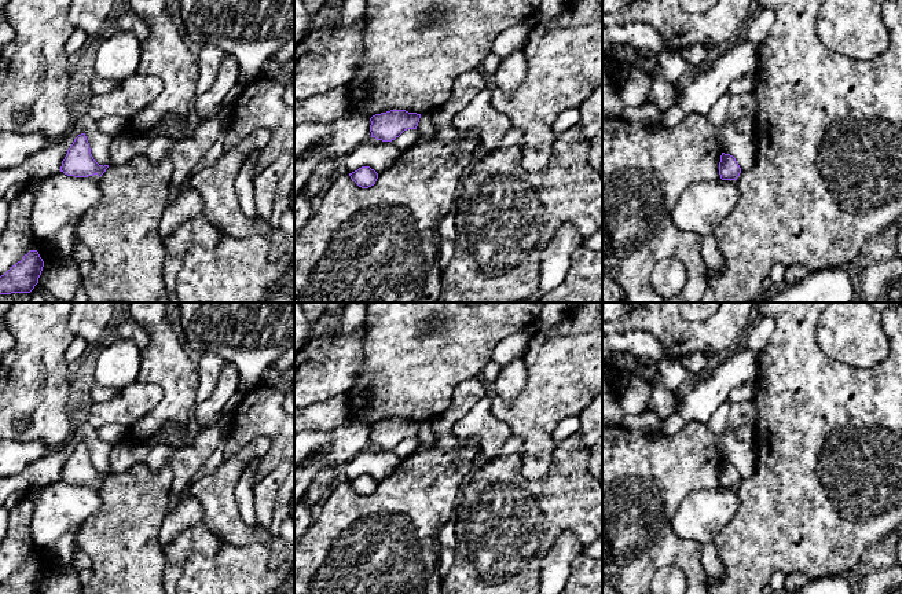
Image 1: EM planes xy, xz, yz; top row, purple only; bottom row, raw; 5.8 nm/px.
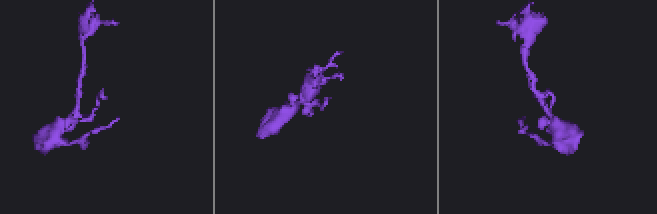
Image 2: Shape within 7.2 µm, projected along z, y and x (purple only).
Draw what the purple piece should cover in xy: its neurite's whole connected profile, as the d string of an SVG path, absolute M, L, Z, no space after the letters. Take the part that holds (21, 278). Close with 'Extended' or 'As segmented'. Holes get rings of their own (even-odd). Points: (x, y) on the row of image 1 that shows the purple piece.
M30 250L21 261L0 276L0 294L30 293L38 283L44 261L37 250Z. As segmented

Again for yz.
M722 153L719 162L719 175L722 180L737 180L741 173L741 168L736 158L730 154Z. As segmented

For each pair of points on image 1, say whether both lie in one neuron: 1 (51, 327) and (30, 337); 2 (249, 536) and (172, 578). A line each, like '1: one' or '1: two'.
1: one
2: two

